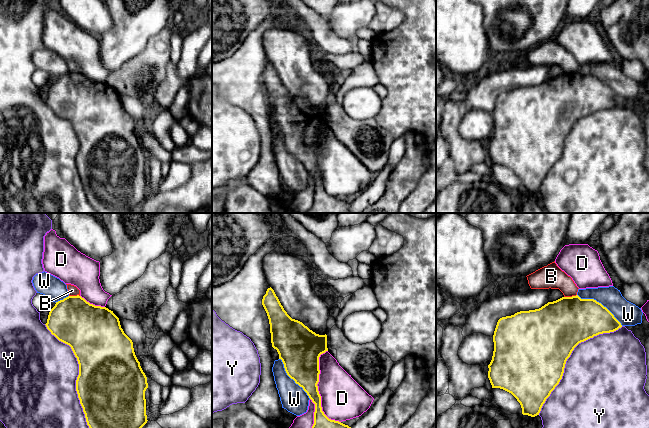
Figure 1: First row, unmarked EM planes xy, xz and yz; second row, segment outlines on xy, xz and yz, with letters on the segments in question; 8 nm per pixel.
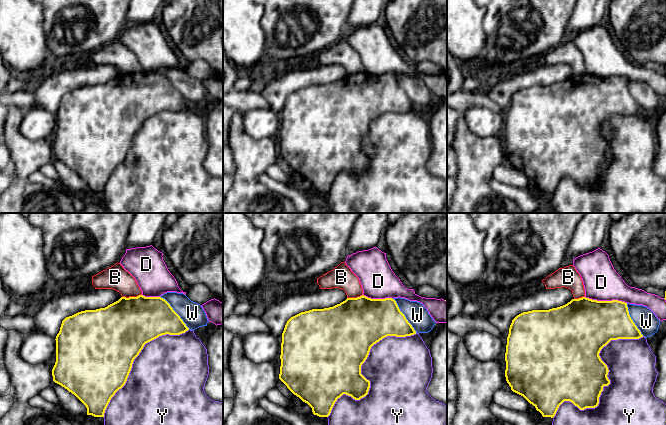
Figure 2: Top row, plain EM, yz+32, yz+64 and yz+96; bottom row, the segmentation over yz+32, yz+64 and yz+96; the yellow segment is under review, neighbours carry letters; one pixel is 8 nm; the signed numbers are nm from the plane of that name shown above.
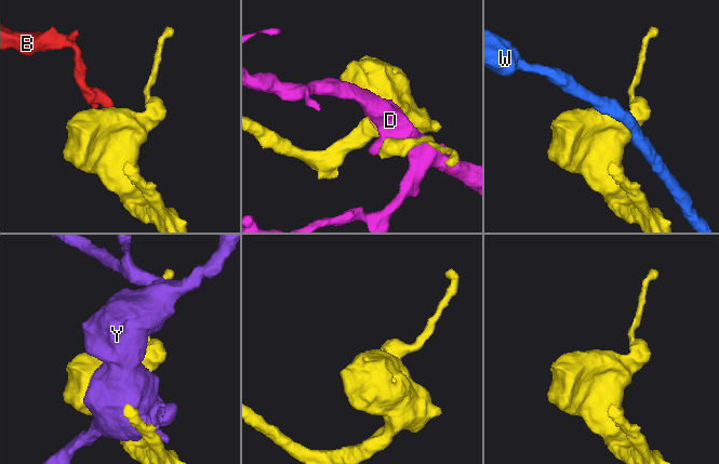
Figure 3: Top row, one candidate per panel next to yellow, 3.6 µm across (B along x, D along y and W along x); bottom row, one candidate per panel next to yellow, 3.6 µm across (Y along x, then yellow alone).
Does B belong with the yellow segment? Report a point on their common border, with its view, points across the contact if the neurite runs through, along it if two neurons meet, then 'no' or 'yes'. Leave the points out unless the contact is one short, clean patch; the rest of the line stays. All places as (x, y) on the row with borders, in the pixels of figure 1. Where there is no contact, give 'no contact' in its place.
contact yz (570, 297); border yz (576, 294), (564, 297); no

